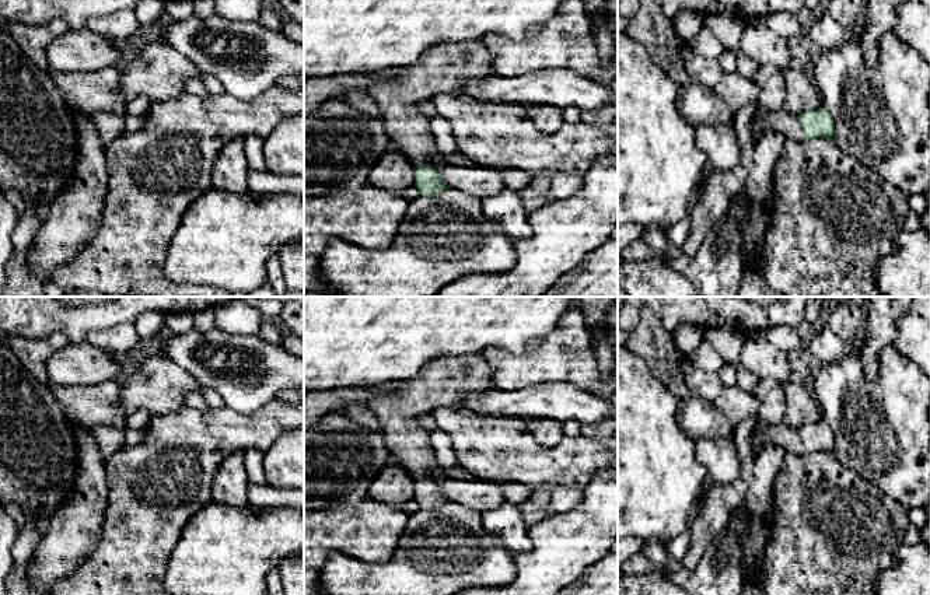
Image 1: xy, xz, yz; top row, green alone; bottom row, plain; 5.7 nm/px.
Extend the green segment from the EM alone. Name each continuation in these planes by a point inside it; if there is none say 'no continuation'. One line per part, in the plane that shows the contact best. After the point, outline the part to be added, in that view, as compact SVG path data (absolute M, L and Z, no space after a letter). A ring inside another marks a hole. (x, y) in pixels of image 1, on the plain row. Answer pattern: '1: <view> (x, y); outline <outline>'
1: yz (787, 438); outline M784 423L770 424L762 428L762 448L768 445L777 445L786 454L805 454L798 428L789 427Z

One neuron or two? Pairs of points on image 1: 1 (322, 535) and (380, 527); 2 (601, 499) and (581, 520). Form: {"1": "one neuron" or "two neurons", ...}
{"1": "one neuron", "2": "one neuron"}

